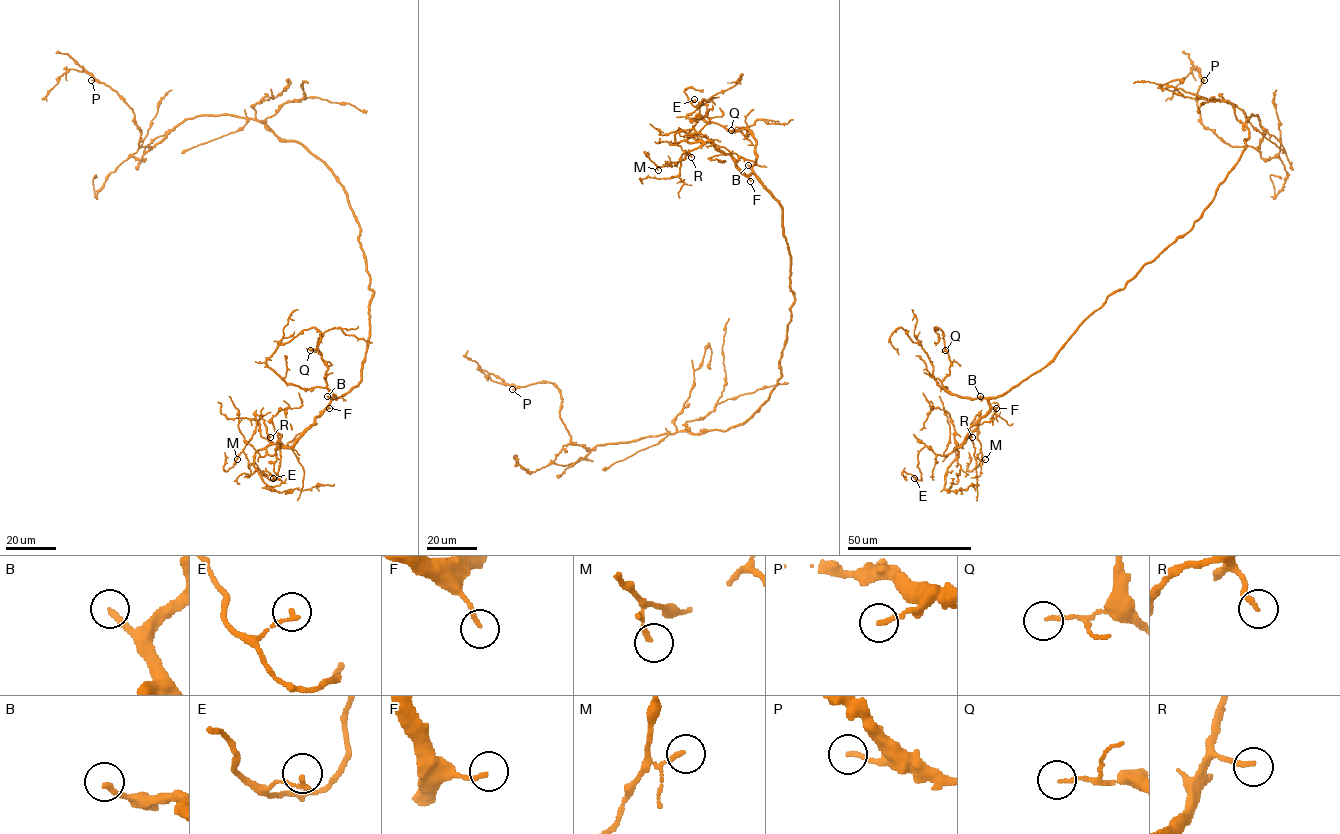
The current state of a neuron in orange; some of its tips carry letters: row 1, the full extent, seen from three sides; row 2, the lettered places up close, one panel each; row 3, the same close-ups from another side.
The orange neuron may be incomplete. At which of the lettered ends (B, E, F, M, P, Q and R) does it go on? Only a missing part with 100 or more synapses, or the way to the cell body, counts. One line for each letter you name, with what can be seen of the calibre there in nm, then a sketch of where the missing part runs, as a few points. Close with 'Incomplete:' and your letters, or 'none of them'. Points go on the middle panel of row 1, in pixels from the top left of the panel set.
B: Thickness 220 nm. Course of what is missing: (748, 165), (711, 145), (614, 140), (606, 136), (584, 111), (557, 104)
Incomplete: B

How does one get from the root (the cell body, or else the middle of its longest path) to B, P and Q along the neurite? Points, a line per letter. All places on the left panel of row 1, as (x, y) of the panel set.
B: (360, 231), (369, 289), (374, 292), (362, 379), (340, 397), (327, 396)
P: (360, 231), (343, 186), (300, 144), (257, 121), (219, 115), (185, 118), (139, 146), (133, 110), (91, 80)
Q: (360, 231), (374, 292), (361, 380), (331, 398), (335, 399), (326, 387), (328, 366), (319, 351), (310, 350)

